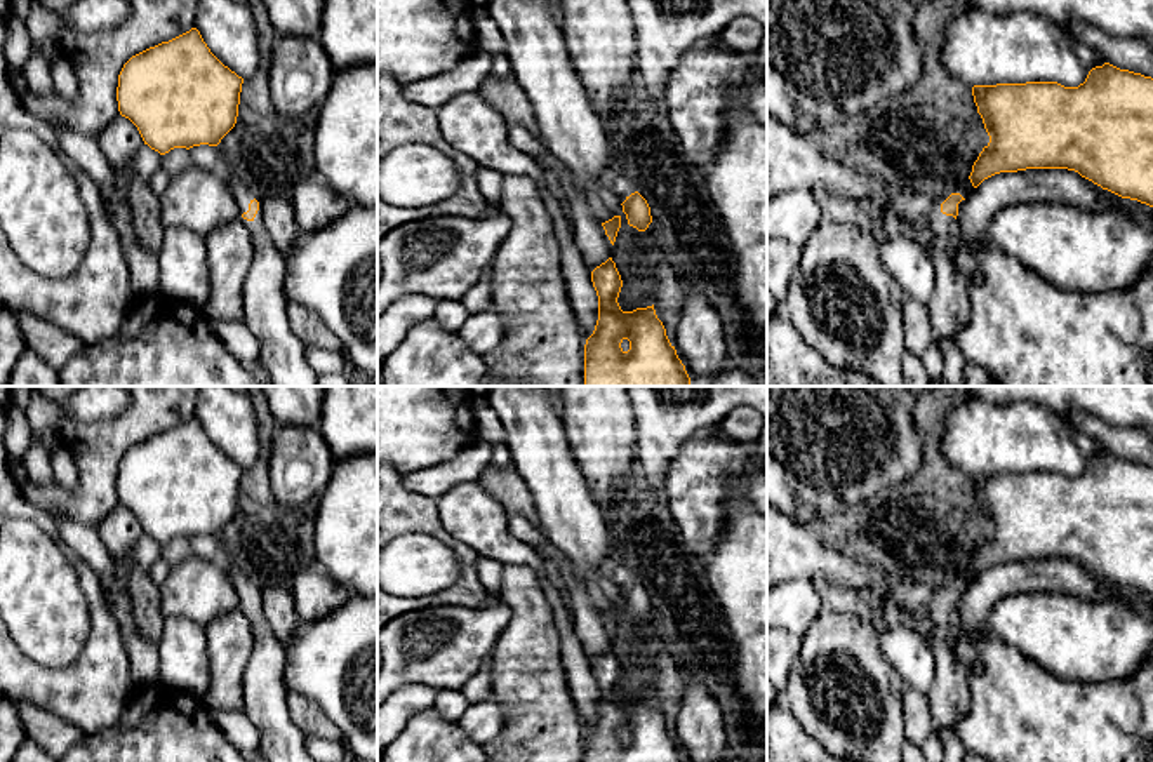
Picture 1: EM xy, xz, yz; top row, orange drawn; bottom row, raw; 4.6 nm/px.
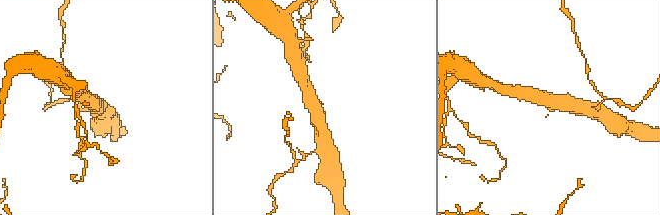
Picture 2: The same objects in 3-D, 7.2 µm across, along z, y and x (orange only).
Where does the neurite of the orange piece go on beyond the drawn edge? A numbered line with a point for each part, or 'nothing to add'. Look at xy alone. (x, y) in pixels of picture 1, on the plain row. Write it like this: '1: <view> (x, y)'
1: xy (265, 695)

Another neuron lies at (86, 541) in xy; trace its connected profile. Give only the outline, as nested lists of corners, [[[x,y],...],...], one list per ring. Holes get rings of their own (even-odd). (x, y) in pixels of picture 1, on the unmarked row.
[[[59,511],[52,518],[61,539],[89,564],[101,585],[113,586],[111,555],[97,529],[82,525]]]

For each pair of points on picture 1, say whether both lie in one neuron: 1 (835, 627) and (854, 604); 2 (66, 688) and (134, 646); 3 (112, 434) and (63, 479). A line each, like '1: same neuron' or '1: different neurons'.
1: different neurons
2: different neurons
3: different neurons

